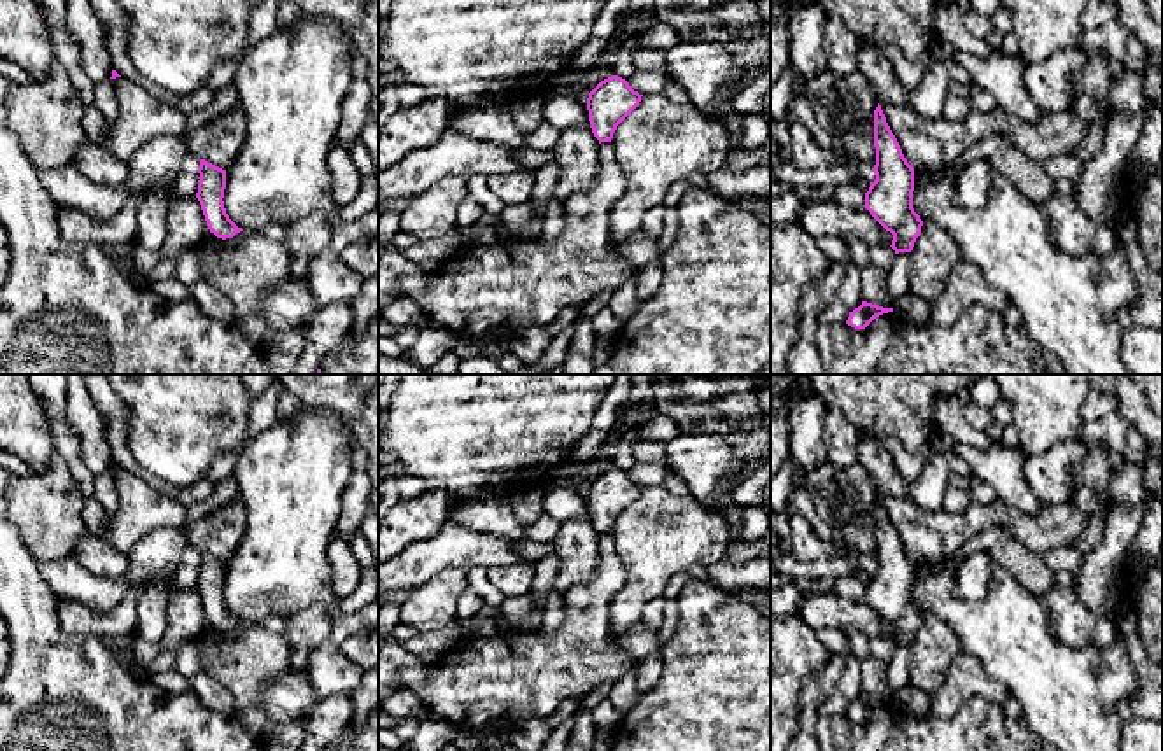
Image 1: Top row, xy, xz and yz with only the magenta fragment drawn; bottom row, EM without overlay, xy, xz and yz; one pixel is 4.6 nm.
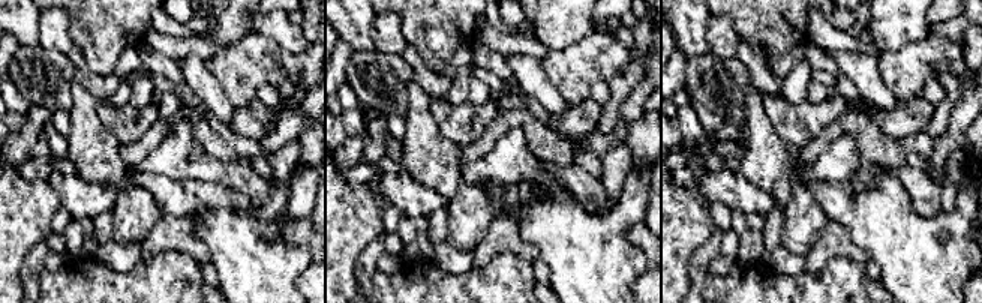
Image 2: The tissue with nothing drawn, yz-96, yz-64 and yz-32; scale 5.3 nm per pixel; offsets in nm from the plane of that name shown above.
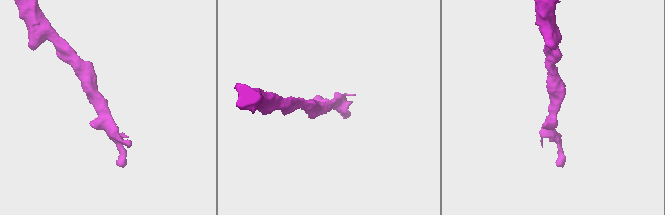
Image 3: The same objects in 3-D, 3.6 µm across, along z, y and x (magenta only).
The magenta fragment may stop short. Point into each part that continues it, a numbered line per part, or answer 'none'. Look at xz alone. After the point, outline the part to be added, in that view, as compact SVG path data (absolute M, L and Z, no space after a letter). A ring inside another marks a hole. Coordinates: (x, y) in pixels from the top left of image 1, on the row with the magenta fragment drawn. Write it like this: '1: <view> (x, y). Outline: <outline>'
none

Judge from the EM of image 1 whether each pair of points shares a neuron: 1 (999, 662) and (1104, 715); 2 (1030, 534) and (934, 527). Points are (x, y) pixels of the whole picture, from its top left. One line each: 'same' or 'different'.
1: same
2: same

